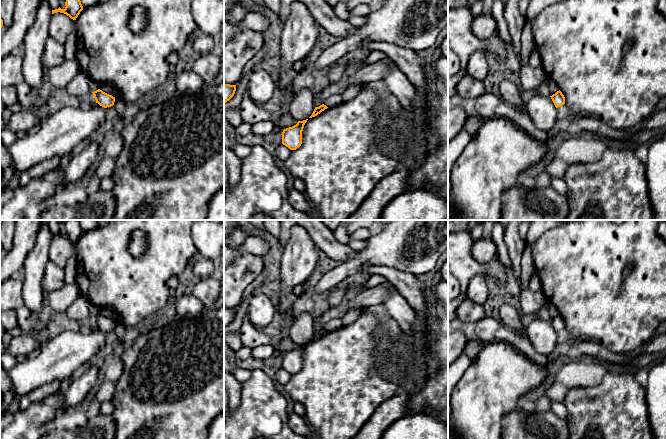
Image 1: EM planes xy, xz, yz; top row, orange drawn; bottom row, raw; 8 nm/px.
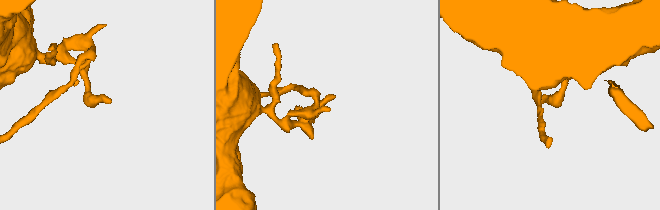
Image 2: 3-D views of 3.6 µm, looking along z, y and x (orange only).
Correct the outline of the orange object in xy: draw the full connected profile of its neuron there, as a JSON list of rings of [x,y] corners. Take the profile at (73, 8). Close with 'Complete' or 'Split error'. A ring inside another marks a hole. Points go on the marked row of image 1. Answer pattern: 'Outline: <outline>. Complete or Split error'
Outline: [[[66,0],[65,6],[64,9],[59,7],[58,9],[52,10],[52,14],[60,12],[66,14],[71,19],[76,20],[80,12],[83,10],[80,0]]]. Complete

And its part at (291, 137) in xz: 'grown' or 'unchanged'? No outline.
unchanged

